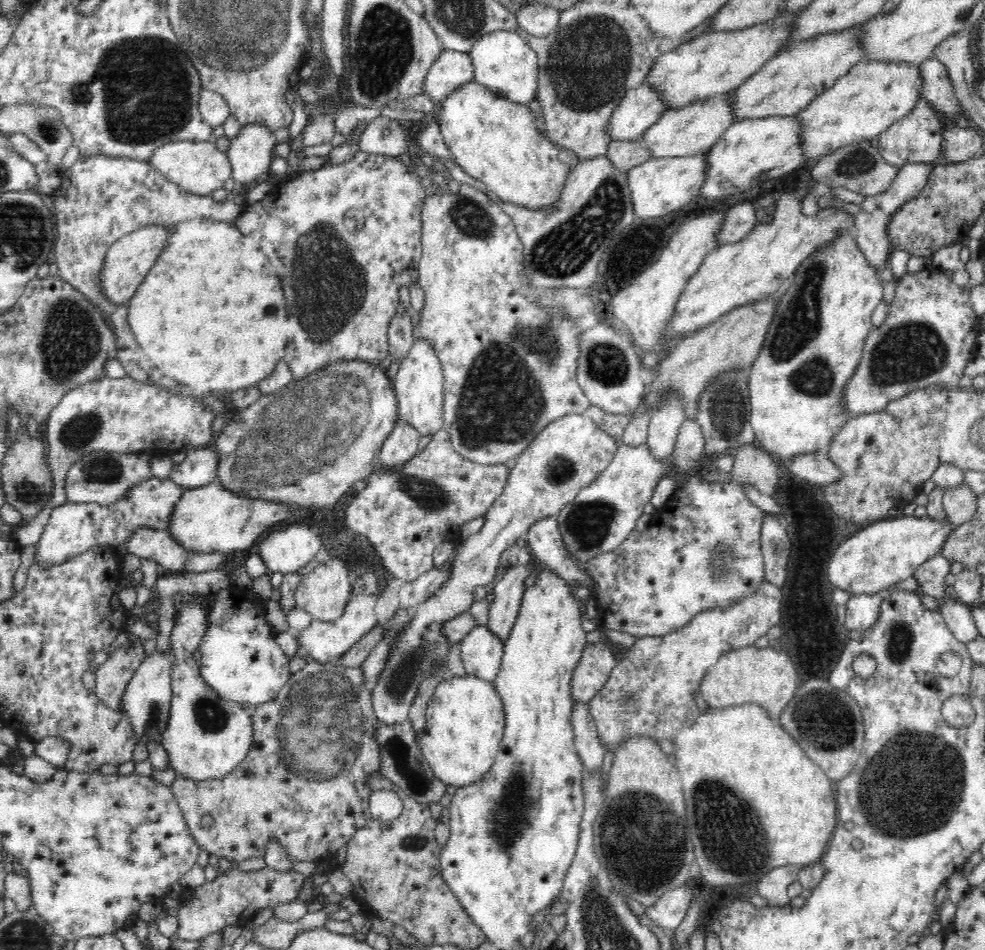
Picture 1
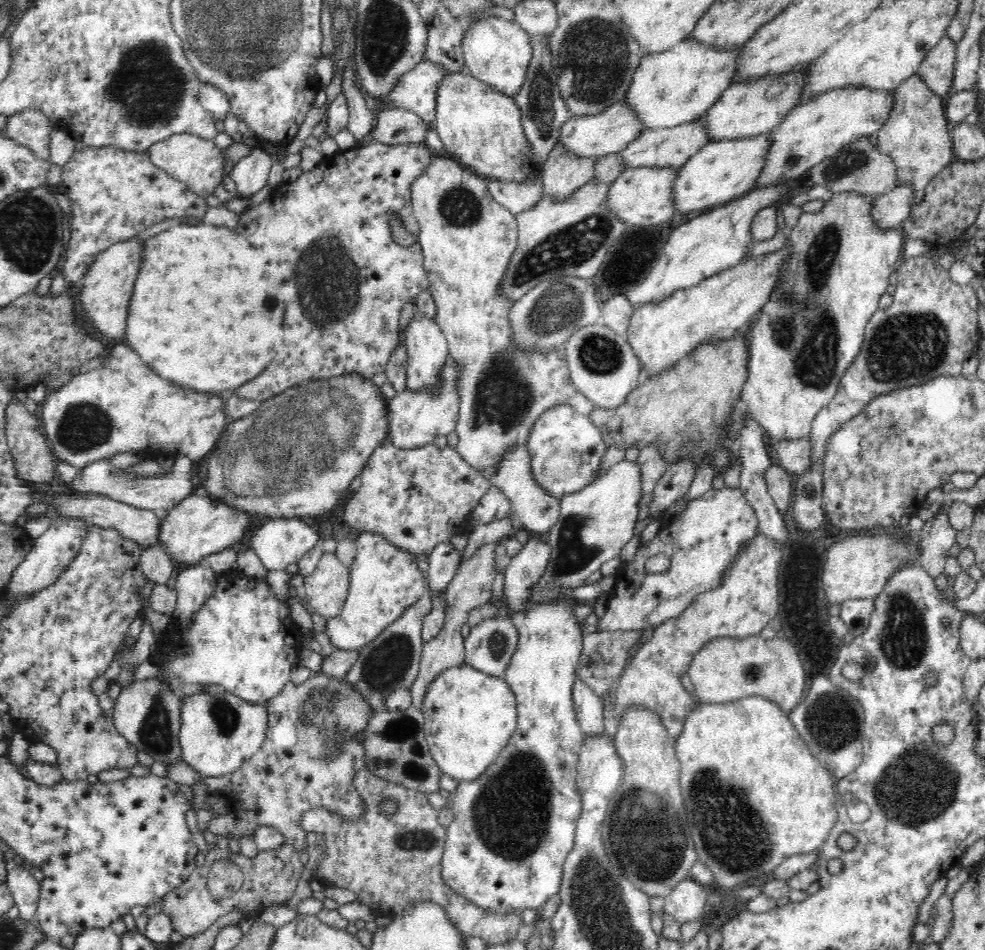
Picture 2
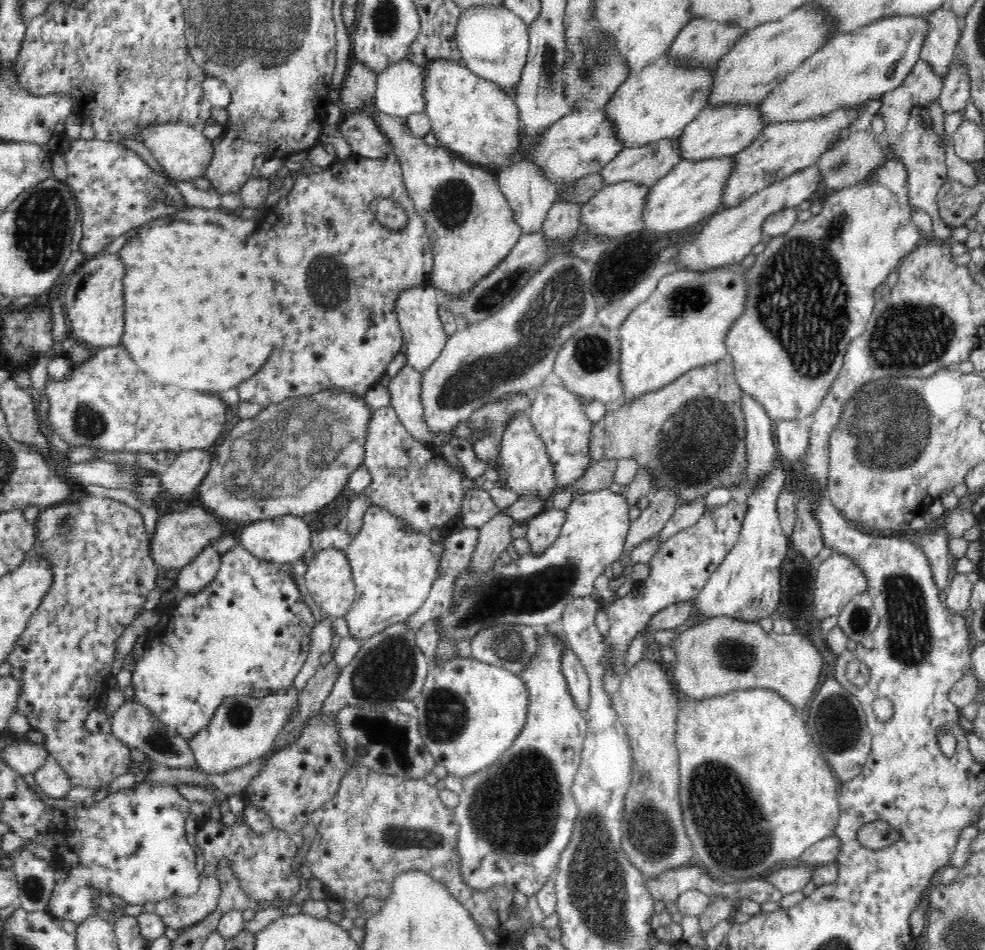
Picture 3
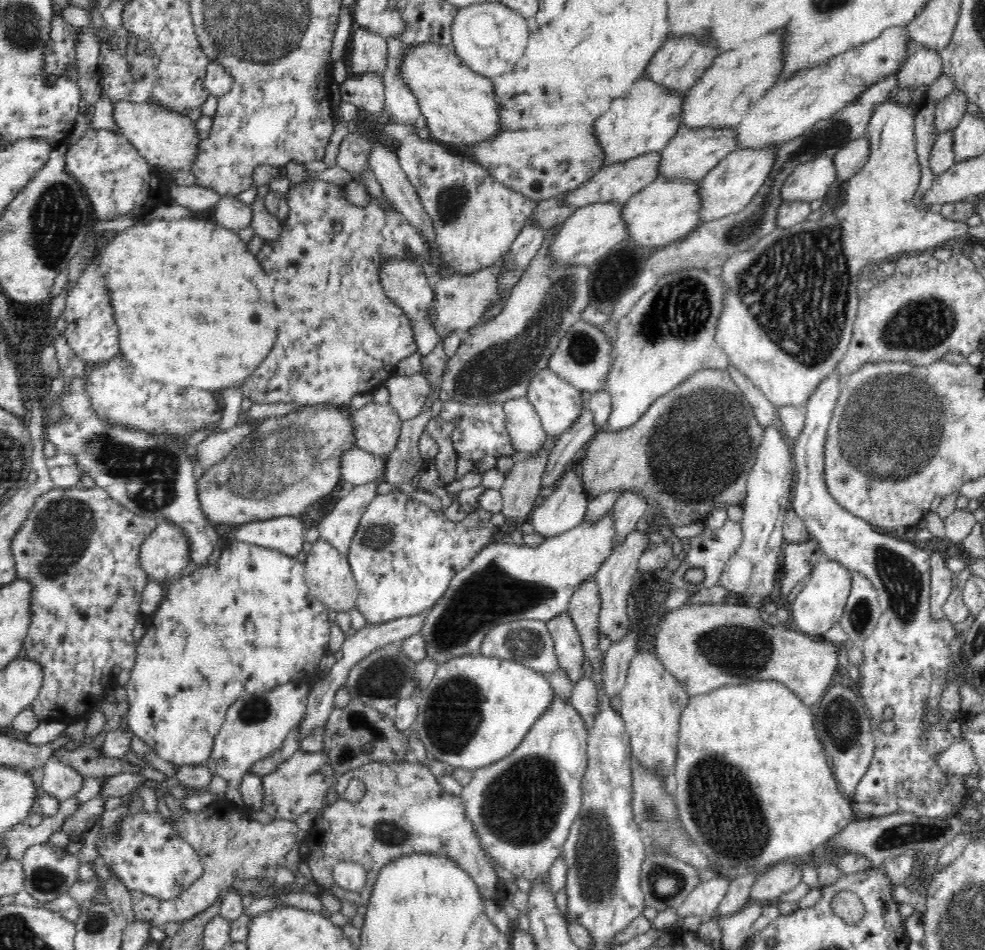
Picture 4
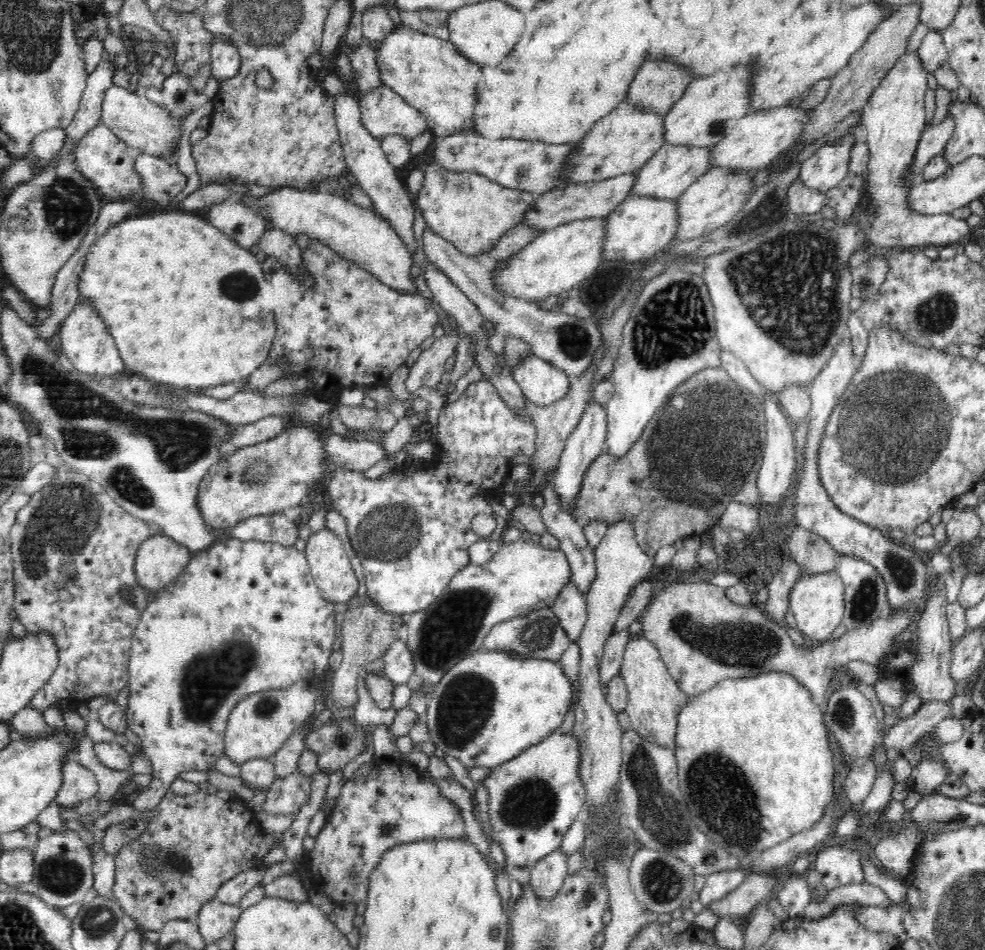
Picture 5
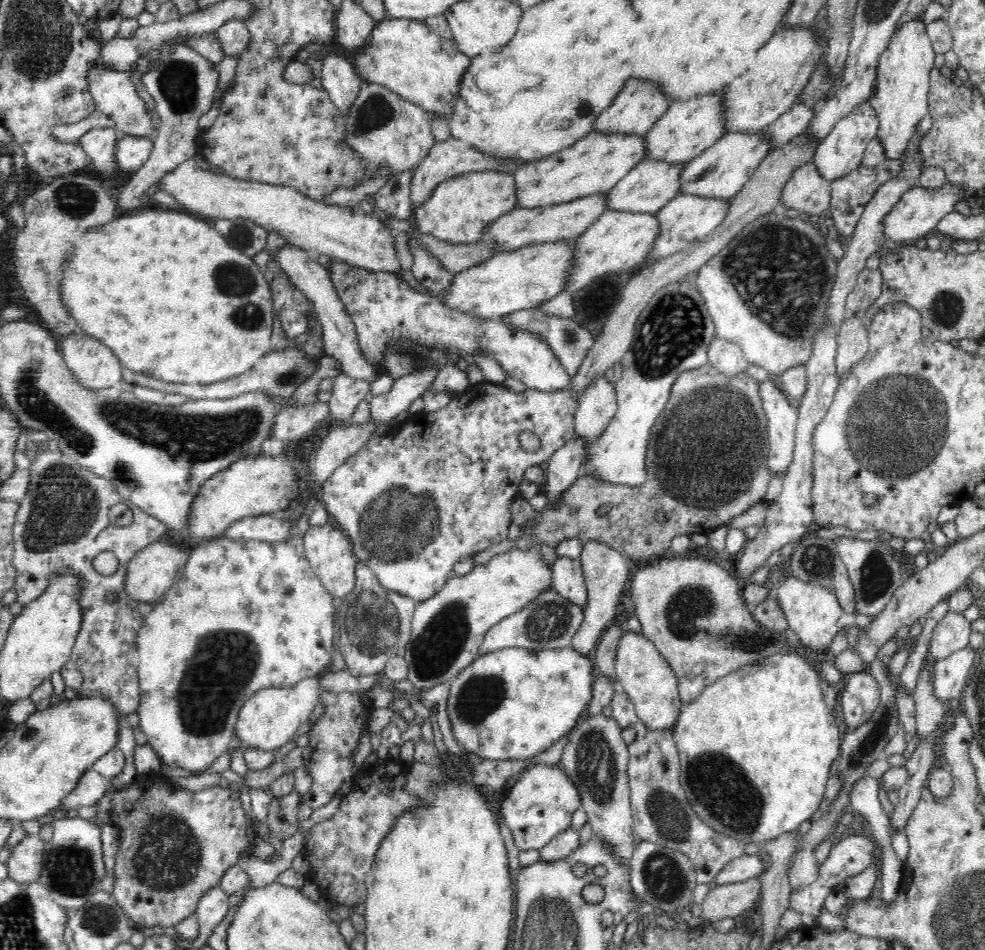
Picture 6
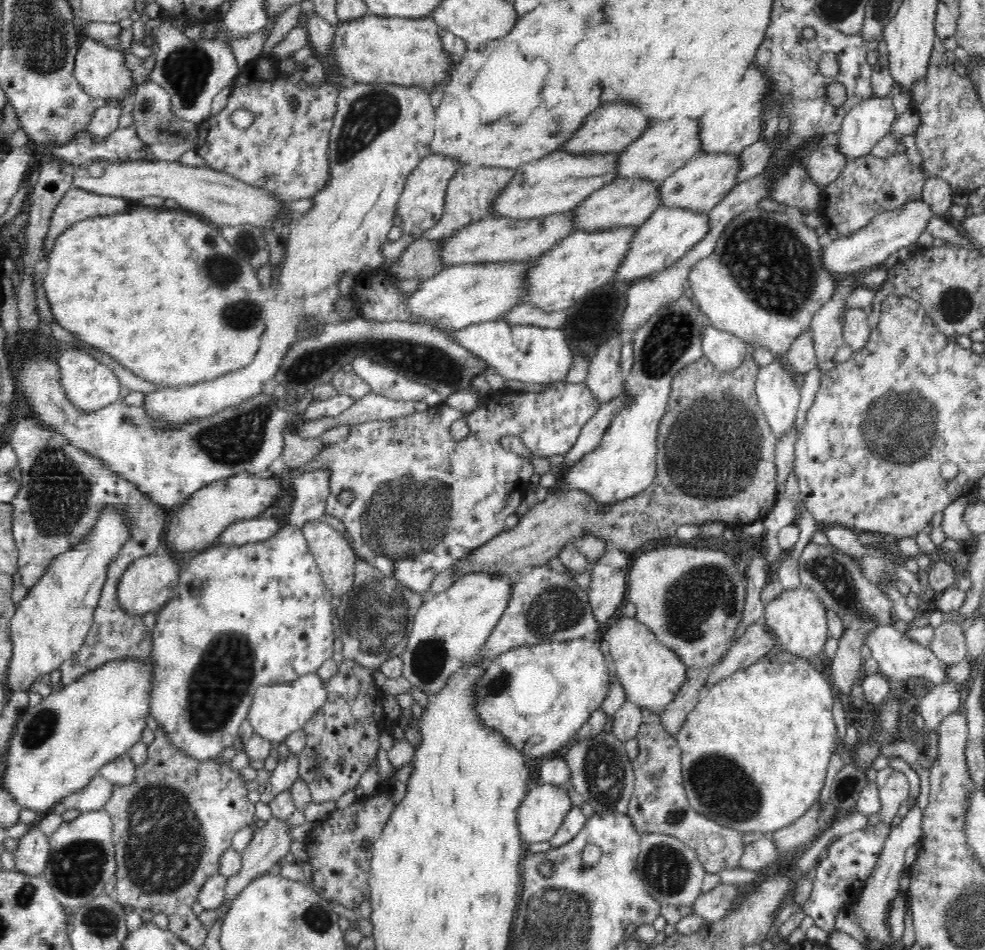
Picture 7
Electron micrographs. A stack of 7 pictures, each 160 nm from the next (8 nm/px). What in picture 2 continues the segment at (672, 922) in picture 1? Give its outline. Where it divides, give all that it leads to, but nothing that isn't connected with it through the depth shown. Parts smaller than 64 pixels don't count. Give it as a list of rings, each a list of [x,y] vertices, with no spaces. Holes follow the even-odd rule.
[[[684,880],[664,900],[664,914],[670,914],[677,922],[684,924],[704,916],[704,904],[711,898],[706,887],[694,880]]]

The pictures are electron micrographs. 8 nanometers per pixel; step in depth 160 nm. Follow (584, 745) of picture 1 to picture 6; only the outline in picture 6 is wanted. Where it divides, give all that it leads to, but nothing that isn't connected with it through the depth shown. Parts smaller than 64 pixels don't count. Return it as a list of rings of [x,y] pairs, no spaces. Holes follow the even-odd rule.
[[[558,556],[552,570],[551,584],[558,595],[582,609],[588,603],[587,588],[580,559]]]

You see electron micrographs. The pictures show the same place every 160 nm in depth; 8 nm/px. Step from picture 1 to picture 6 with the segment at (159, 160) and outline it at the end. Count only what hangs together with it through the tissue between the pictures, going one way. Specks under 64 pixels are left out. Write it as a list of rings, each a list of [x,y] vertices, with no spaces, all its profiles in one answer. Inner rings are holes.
[[[100,58],[93,62],[88,70],[87,81],[89,92],[100,112],[116,122],[116,130],[122,131],[126,137],[153,139],[159,128],[159,116],[152,113],[143,98],[136,93],[134,84],[130,79],[130,71],[114,71],[100,65]]]

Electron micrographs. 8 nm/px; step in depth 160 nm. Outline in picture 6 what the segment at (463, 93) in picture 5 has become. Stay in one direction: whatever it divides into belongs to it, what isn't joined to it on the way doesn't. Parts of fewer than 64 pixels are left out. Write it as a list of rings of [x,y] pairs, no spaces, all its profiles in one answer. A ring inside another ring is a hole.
[[[386,18],[374,25],[363,51],[351,59],[362,81],[385,86],[432,117],[443,114],[450,119],[471,57],[460,52],[451,38],[436,34],[423,21]]]

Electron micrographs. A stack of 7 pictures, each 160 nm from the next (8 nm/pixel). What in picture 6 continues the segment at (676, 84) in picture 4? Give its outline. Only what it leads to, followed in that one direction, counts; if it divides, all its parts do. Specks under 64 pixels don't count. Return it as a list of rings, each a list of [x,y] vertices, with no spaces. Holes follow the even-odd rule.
[[[630,78],[615,96],[614,102],[596,118],[594,132],[621,132],[624,135],[646,136],[669,106],[670,102],[658,88],[657,82]]]

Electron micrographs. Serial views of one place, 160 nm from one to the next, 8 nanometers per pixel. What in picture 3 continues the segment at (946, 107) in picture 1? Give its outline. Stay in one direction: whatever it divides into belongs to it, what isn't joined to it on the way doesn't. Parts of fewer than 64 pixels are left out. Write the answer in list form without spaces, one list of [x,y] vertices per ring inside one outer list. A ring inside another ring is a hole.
[[[947,5],[929,12],[932,30],[923,42],[920,60],[944,78],[956,56],[962,25]]]

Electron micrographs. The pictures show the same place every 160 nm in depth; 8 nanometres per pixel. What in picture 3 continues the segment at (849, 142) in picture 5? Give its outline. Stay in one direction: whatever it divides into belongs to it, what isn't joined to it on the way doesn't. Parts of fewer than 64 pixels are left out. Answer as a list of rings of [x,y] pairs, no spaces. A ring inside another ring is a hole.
[[[818,164],[802,173],[792,173],[782,182],[776,182],[763,190],[757,191],[746,200],[742,200],[736,207],[724,209],[724,212],[716,212],[716,216],[710,216],[710,222],[702,228],[702,232],[696,236],[694,244],[686,246],[682,254],[678,256],[676,264],[688,270],[696,270],[696,273],[709,270],[724,269],[726,264],[738,264],[750,253],[750,250],[760,241],[762,224],[770,214],[784,209],[794,209],[804,201],[813,201],[823,191],[823,179],[820,175]]]

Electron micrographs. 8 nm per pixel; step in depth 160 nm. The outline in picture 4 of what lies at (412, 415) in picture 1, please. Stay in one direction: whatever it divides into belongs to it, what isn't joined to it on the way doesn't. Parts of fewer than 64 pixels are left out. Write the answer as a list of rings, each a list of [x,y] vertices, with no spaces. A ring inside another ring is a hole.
[[[390,260],[380,269],[379,277],[383,285],[383,291],[394,304],[400,307],[401,312],[404,312],[405,318],[409,322],[409,328],[412,328],[413,342],[416,344],[417,352],[422,356],[426,356],[436,348],[436,344],[441,339],[439,338],[438,331],[436,331],[436,326],[432,327],[428,323],[428,317],[426,317],[426,314],[428,314],[426,310],[430,306],[434,307],[433,300],[435,295],[422,269],[422,267],[412,265],[408,261]]]

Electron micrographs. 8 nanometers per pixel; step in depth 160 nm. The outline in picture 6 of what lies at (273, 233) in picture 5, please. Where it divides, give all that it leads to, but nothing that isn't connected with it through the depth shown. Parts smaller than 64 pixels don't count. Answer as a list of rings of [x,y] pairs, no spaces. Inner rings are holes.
[[[288,243],[281,250],[276,250],[274,254],[276,262],[280,263],[283,273],[295,284],[302,296],[306,296],[312,302],[312,308],[316,313],[316,319],[321,323],[323,336],[323,352],[333,356],[341,365],[342,372],[354,380],[365,380],[374,382],[381,376],[377,370],[373,370],[372,365],[360,356],[360,345],[358,345],[358,335],[354,330],[354,321],[348,311],[342,305],[340,297],[336,294],[336,289],[329,280],[329,270],[316,262],[315,257],[309,251],[304,251],[291,243]]]

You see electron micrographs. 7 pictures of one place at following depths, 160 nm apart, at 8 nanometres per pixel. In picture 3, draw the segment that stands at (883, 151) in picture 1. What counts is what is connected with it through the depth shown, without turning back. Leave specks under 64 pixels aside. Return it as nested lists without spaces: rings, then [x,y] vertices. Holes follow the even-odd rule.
[[[918,60],[904,82],[893,91],[884,93],[879,110],[879,119],[886,124],[886,142],[888,153],[905,164],[908,172],[908,191],[910,212],[922,209],[931,216],[935,242],[949,242],[950,228],[937,218],[937,194],[947,177],[945,148],[939,136],[934,132],[928,106],[938,101],[943,87],[943,78],[936,76],[929,64]]]

